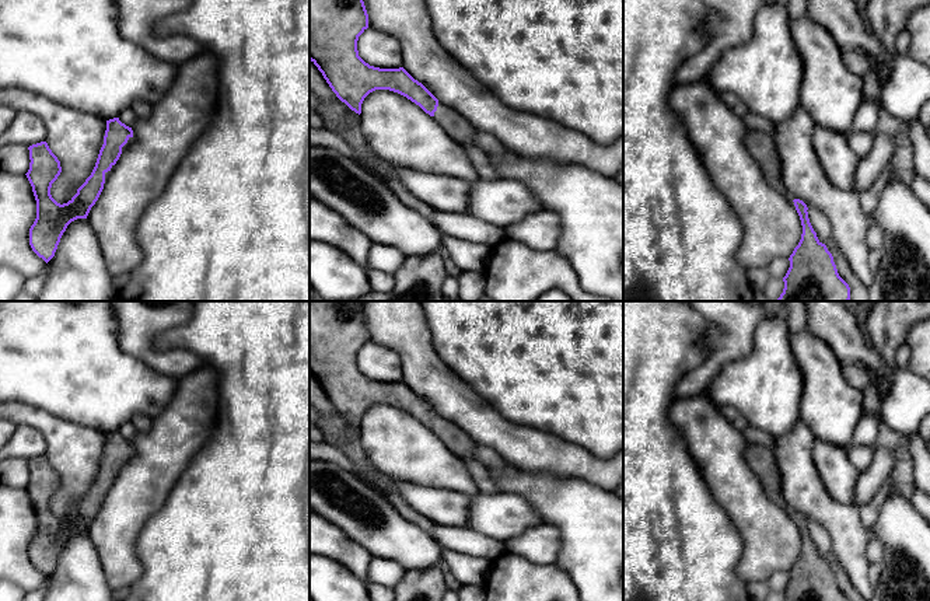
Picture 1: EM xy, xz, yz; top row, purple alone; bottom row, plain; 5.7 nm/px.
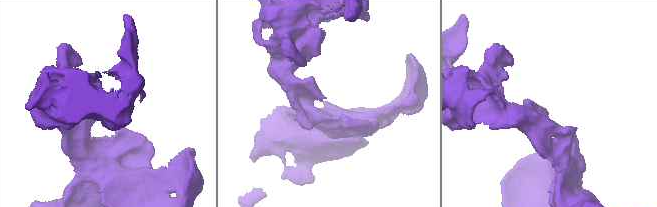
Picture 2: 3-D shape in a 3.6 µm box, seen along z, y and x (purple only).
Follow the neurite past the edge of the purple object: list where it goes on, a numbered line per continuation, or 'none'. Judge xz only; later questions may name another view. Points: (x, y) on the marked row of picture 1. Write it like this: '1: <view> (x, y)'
1: xz (457, 126)

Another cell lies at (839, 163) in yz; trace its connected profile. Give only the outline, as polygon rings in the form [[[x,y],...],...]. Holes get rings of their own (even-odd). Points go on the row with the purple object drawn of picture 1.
[[[815,125],[814,150],[829,181],[842,191],[856,192],[854,175],[860,158],[852,151],[847,136]]]

